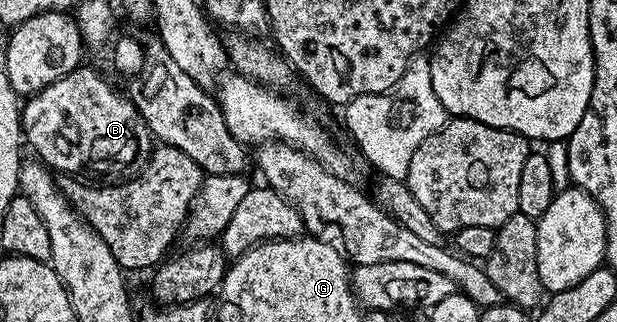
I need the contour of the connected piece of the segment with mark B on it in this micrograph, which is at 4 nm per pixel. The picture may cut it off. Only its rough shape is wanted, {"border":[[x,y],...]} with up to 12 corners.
{"border":[[77,67],[23,102],[22,137],[64,175],[140,171],[154,138]]}

